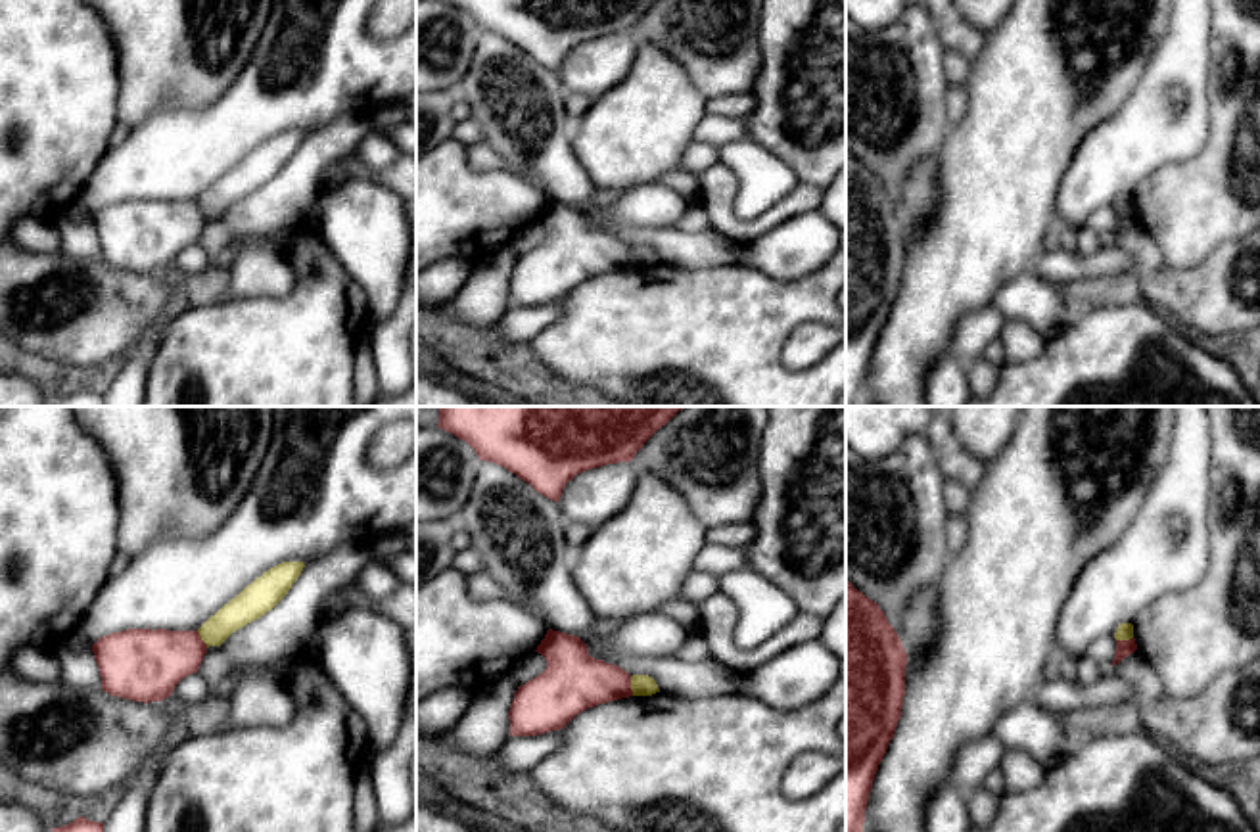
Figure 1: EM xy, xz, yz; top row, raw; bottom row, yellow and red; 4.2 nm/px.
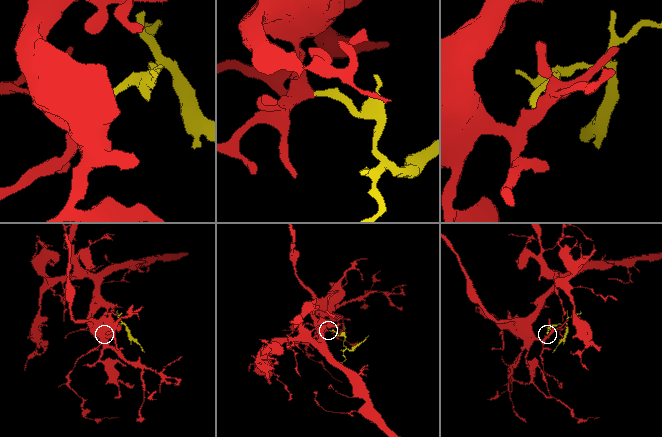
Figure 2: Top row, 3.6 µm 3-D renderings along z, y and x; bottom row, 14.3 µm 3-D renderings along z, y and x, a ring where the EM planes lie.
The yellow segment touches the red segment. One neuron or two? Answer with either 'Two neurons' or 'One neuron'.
Two neurons

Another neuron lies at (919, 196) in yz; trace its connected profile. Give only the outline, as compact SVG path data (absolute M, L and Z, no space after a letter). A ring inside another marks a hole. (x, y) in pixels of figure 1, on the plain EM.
M938 157L917 163L903 178L899 192L899 211L907 228L924 226L932 219L934 209L942 197L938 178Z

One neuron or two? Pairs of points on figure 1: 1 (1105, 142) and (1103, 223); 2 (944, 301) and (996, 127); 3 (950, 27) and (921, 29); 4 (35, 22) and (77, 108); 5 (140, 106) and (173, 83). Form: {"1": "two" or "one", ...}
{"1": "two", "2": "one", "3": "two", "4": "one", "5": "one"}

